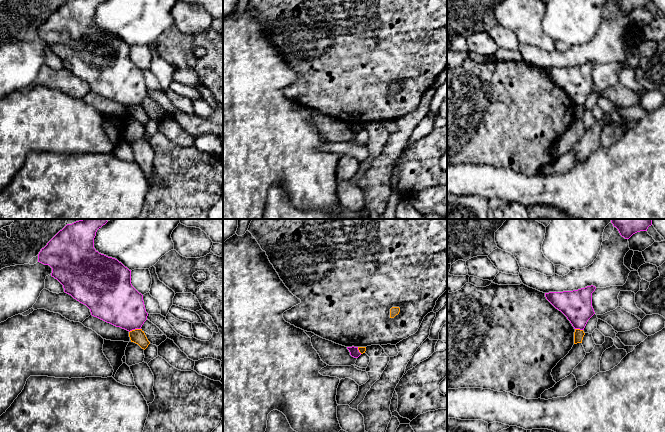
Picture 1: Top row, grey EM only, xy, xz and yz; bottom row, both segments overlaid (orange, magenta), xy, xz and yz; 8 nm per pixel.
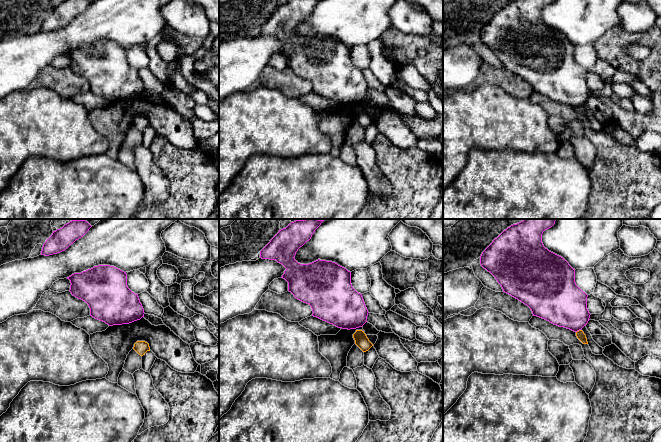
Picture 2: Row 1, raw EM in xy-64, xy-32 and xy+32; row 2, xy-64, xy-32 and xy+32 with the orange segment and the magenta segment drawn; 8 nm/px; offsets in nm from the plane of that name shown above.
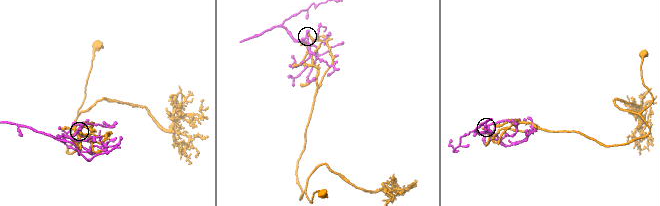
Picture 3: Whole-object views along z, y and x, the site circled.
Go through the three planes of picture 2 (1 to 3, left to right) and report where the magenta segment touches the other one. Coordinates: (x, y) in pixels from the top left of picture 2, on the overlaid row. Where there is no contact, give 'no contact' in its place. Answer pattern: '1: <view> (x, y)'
1: no contact
2: no contact
3: xy+32 (579, 330)

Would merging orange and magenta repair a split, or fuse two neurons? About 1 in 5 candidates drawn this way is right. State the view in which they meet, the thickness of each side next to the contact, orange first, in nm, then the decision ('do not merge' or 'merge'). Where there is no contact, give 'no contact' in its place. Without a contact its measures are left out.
contact in xy; calibres 120 and 360 nm; do not merge

